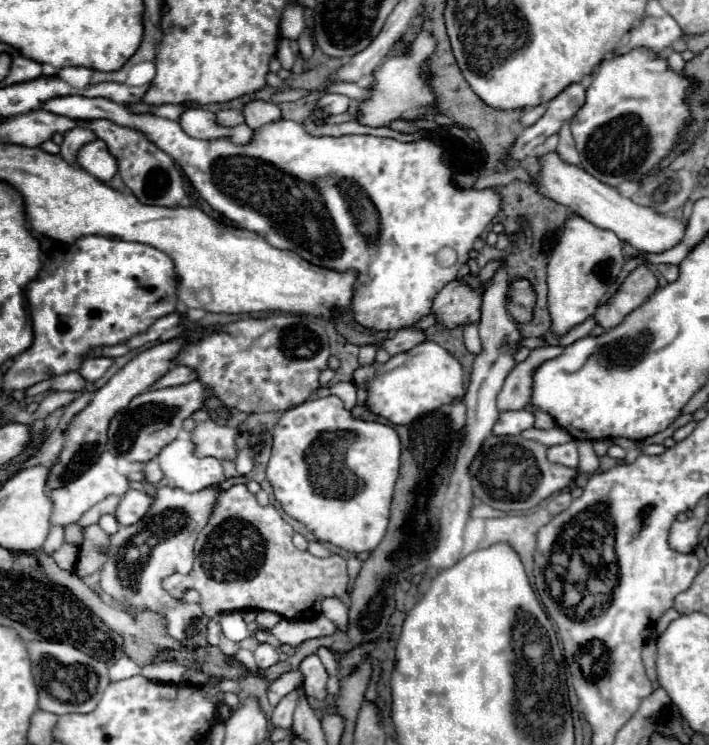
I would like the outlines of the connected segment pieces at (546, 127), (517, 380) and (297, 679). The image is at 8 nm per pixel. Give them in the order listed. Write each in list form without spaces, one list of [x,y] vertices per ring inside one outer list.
[[[574,83],[574,85],[566,87],[558,97],[548,101],[546,113],[532,127],[522,131],[510,157],[514,161],[522,161],[526,155],[530,155],[532,149],[540,147],[550,135],[558,133],[564,123],[568,123],[574,115],[578,115],[584,101],[586,101],[586,87],[584,85]]]
[[[544,347],[534,349],[524,363],[518,363],[512,373],[506,377],[504,387],[498,395],[498,411],[518,411],[530,405],[530,391],[532,391],[532,373],[538,365],[548,359],[562,355],[564,347]]]
[[[288,671],[284,673],[278,681],[272,681],[270,689],[268,689],[268,699],[270,699],[270,705],[276,707],[280,703],[280,699],[284,699],[298,683],[302,683],[304,677],[300,671]]]

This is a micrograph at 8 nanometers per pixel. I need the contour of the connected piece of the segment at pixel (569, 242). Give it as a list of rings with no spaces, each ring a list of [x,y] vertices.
[[[580,215],[566,219],[548,261],[548,311],[552,317],[552,331],[564,335],[590,317],[610,285],[616,283],[622,267],[622,241],[612,231],[600,229]]]

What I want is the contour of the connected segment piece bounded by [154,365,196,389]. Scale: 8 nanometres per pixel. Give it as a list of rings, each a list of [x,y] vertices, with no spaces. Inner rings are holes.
[[[176,365],[174,369],[170,369],[162,379],[156,381],[156,389],[160,387],[168,387],[168,385],[182,385],[182,383],[190,383],[196,379],[196,371],[190,369],[190,367],[182,367],[182,365]]]

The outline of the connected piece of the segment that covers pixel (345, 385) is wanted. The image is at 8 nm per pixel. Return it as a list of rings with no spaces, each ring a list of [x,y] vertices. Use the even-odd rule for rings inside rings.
[[[342,381],[342,383],[336,383],[332,387],[324,387],[324,389],[316,391],[318,397],[326,397],[326,395],[334,395],[334,393],[342,399],[346,409],[352,409],[356,405],[356,385],[354,383]]]

